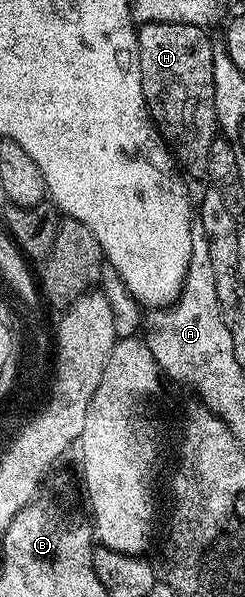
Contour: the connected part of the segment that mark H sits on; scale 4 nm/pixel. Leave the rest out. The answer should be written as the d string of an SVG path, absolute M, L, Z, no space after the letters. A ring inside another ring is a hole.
M174 22L140 24L136 34L142 94L152 121L179 167L185 173L201 177L208 171L210 146L218 138L214 110L214 44L208 41L208 35L198 26Z

